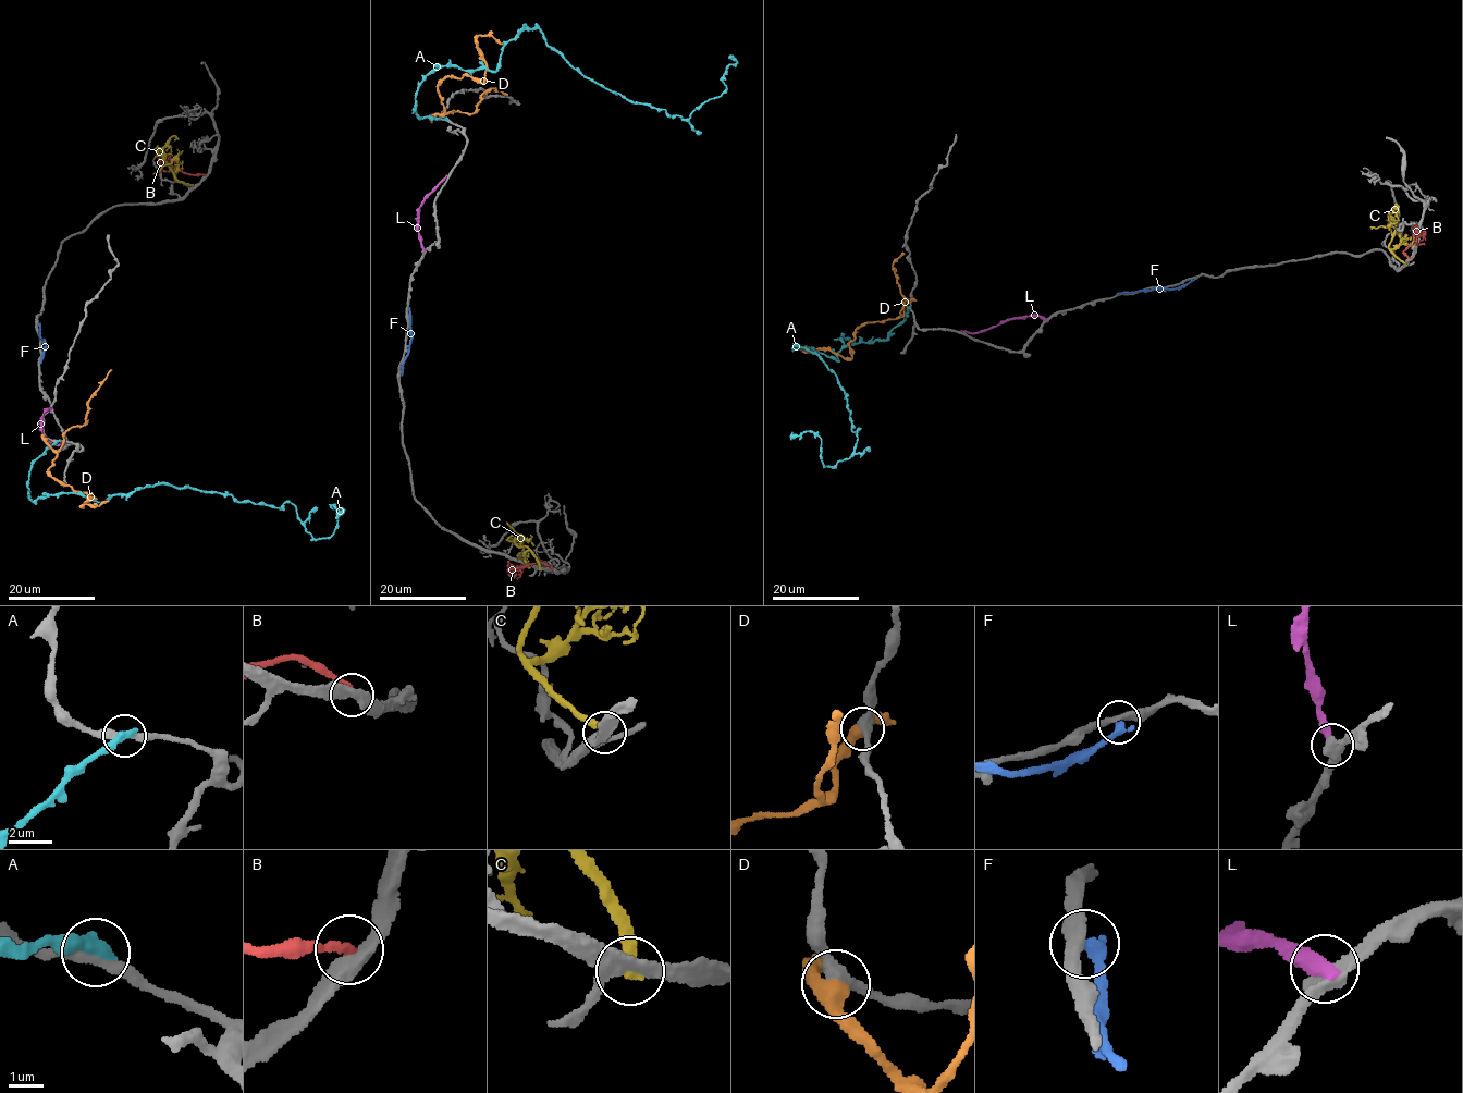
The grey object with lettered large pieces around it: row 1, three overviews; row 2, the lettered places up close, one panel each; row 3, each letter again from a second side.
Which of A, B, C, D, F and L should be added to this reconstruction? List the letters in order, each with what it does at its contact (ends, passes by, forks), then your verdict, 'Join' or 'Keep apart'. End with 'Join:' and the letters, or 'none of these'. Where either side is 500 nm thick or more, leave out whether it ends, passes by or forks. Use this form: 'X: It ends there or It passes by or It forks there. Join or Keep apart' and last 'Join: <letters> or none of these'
A: It ends there. Keep apart
B: It ends there. Keep apart
C: It ends there. Keep apart
D: It passes by. Keep apart
F: It ends there. Keep apart
L: It ends there. Keep apart
Join: none of these

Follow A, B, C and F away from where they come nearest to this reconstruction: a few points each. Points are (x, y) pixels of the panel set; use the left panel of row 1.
A: (58, 440), (29, 500), (167, 482), (291, 502), (314, 539), (335, 518)
B: (205, 175), (174, 170), (159, 158), (160, 162)
C: (193, 186), (177, 181), (162, 156), (163, 147), (172, 137), (176, 137)
F: (38, 323), (44, 340), (40, 364)

